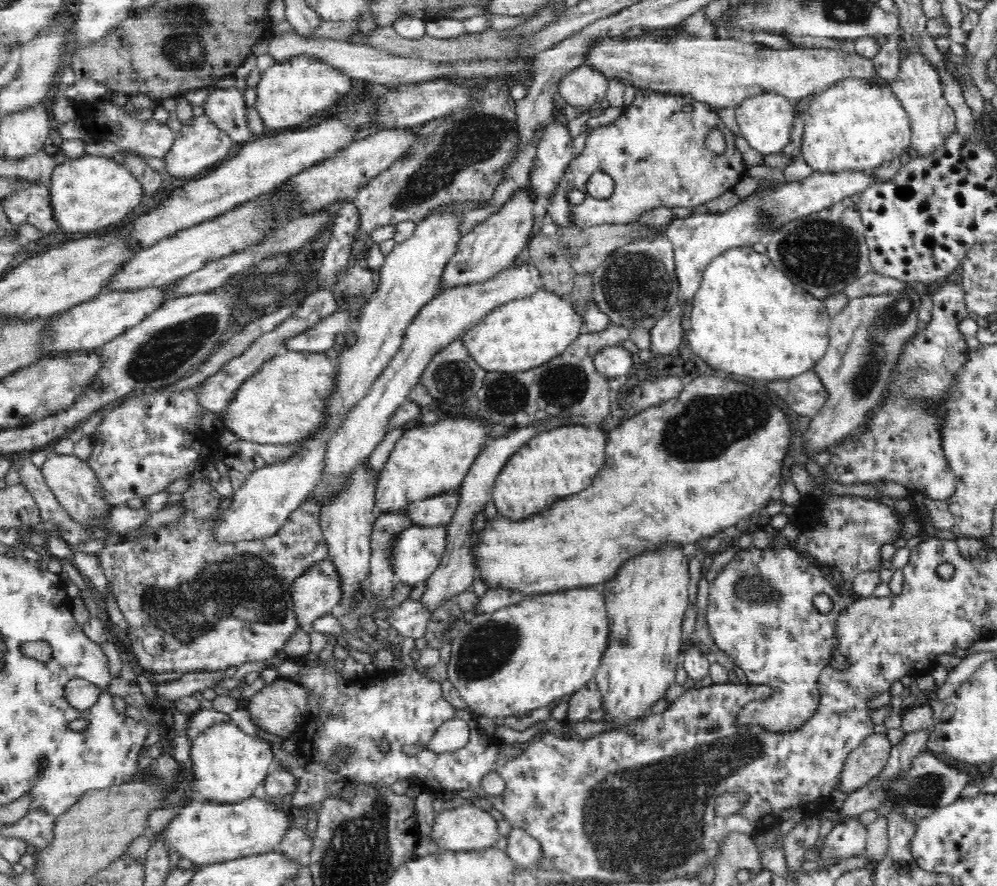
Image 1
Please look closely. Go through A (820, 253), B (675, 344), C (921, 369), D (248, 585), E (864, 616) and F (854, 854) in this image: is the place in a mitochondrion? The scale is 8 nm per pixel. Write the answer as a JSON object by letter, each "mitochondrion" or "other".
{"A":"mitochondrion","B":"other","C":"mitochondrion","D":"mitochondrion","E":"mitochondrion","F":"other"}

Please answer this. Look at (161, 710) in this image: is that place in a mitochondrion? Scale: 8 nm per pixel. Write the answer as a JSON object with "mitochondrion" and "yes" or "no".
{"mitochondrion":"no"}

